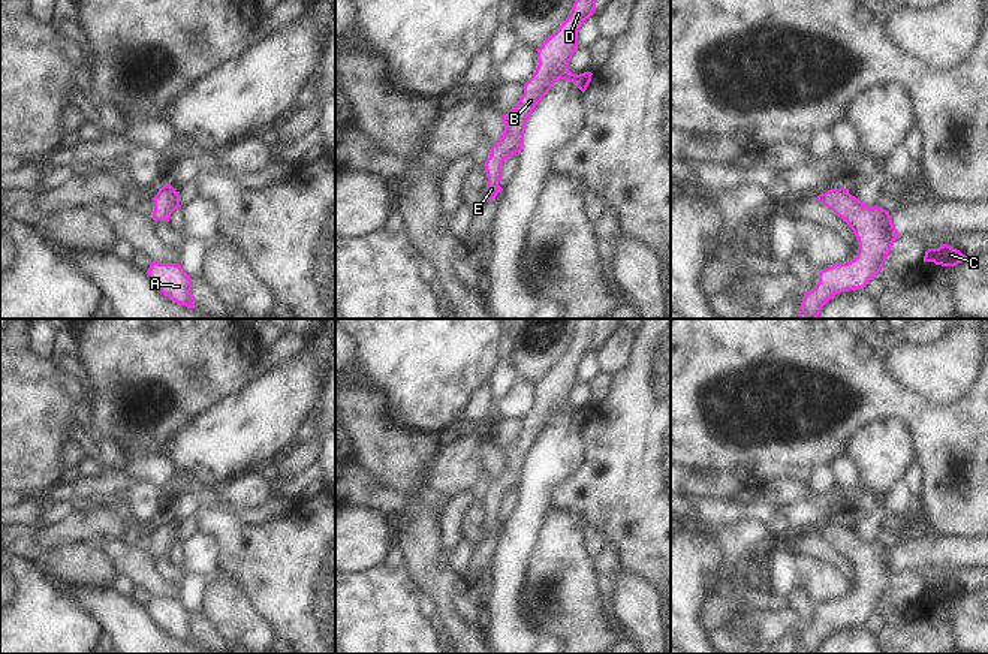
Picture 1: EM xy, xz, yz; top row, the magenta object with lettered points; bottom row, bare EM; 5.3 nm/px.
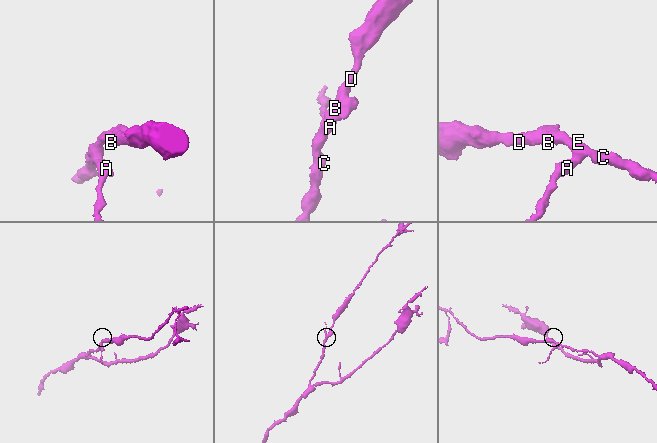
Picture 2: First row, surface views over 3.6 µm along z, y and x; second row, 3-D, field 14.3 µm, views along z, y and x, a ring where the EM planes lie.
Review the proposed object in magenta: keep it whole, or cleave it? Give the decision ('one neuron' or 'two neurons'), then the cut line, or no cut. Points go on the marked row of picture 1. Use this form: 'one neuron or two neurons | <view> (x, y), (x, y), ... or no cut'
one neuron | no cut

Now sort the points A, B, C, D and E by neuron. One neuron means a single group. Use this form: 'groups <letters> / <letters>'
groups A B C D E

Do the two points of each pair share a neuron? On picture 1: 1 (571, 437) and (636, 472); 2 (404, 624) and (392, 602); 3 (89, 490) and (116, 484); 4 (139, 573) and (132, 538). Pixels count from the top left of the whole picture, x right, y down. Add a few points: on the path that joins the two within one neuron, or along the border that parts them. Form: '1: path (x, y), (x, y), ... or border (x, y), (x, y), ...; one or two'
1: border (584, 428), (586, 461), (571, 476); two
2: path (398, 618), (392, 608); one
3: path (95, 485), (110, 484); one
4: border (120, 536), (136, 545); two

